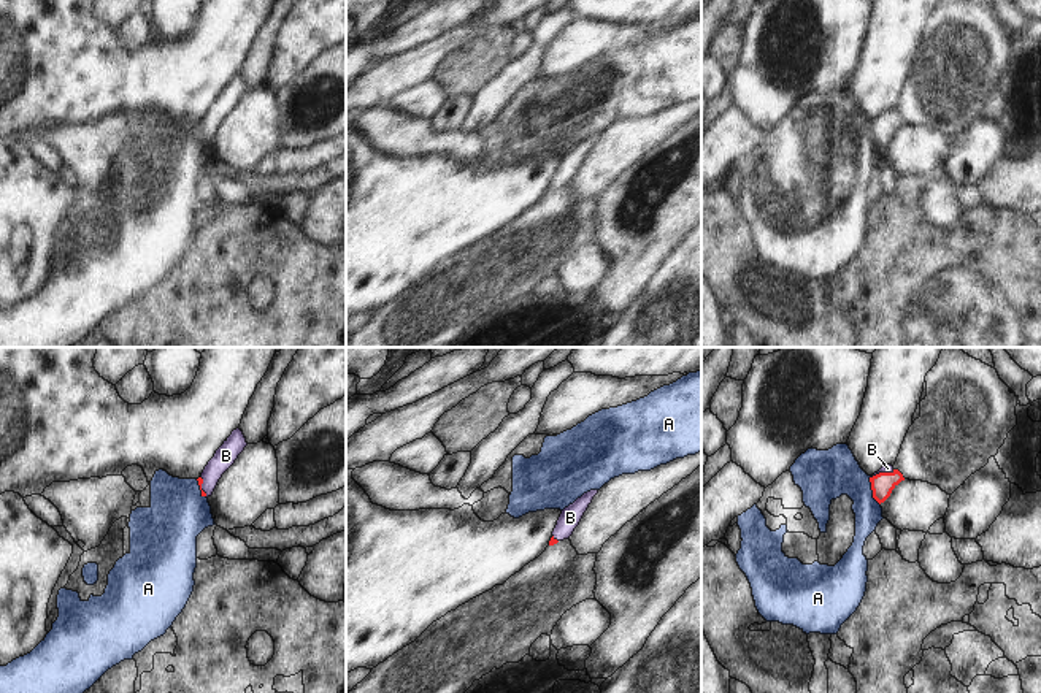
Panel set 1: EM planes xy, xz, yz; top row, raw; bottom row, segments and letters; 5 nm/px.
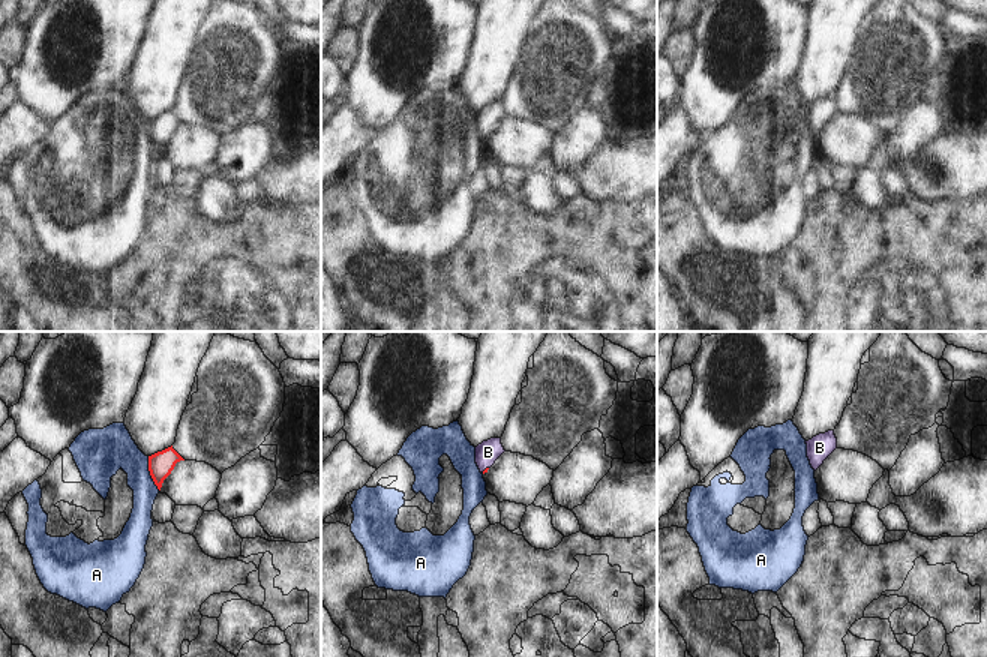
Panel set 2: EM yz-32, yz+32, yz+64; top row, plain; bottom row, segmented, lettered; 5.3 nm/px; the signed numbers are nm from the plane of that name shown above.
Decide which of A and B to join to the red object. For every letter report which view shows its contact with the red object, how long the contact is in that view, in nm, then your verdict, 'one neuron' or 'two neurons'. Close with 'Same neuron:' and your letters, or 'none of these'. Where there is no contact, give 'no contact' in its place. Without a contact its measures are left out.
A: meets red in yz; contact 160 nm long; two neurons
B: meets red in yz; contact 130 nm long; one neuron
Same neuron: B

